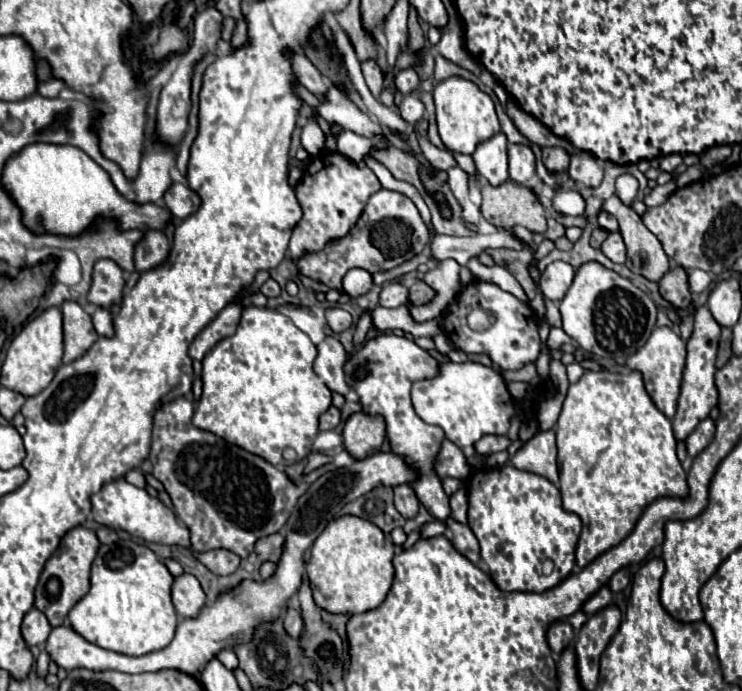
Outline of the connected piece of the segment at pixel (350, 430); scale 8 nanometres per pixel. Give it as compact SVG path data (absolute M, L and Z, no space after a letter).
M353 413L343 427L343 445L355 457L363 459L381 449L385 441L385 419L381 415Z

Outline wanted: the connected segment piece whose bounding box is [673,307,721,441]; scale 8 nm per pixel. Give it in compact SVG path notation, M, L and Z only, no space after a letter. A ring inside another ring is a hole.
M699 307L695 311L695 331L691 339L687 341L687 365L683 371L683 383L681 383L681 395L679 395L679 407L677 415L673 417L673 433L675 439L685 441L687 435L709 417L709 411L717 405L717 387L715 387L715 355L717 355L717 343L719 343L721 327L713 321L707 307Z

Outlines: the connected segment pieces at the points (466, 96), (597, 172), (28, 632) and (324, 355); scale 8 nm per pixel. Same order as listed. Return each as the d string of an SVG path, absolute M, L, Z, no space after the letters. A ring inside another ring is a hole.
M449 77L435 85L433 99L435 99L435 109L437 109L439 137L441 137L443 145L453 153L473 155L473 151L477 149L479 143L491 139L493 135L497 135L501 131L491 97L487 93L483 93L471 81L465 81L461 77Z
M577 151L571 157L571 165L569 165L569 177L571 181L585 185L585 187L599 187L601 179L603 179L603 171L601 167L595 163L595 157L591 153L583 153Z
M33 607L25 615L21 631L23 631L23 637L29 645L41 645L47 641L47 635L51 633L51 625L49 625L47 617L37 607Z
M325 337L325 341L321 341L317 345L317 359L315 359L315 373L323 379L323 383L339 395L347 395L349 387L343 379L343 363L347 361L345 349L339 343L337 337Z

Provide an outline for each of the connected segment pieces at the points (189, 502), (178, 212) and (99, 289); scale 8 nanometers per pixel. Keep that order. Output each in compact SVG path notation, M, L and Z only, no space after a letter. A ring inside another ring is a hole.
M187 397L173 399L171 403L159 407L153 417L153 445L149 453L149 461L153 463L153 477L159 479L169 493L175 513L181 523L191 529L191 545L197 551L211 549L229 549L239 557L247 557L259 537L279 533L285 521L289 519L297 499L303 495L303 489L293 485L291 479L267 463L265 459L227 443L225 439L201 431L191 423L193 403Z
M173 183L163 195L163 199L171 215L177 219L185 219L199 209L197 193L193 193L187 185L181 185L181 183Z
M101 259L93 267L93 283L87 299L99 307L109 307L121 301L121 291L125 287L121 267L111 259Z

